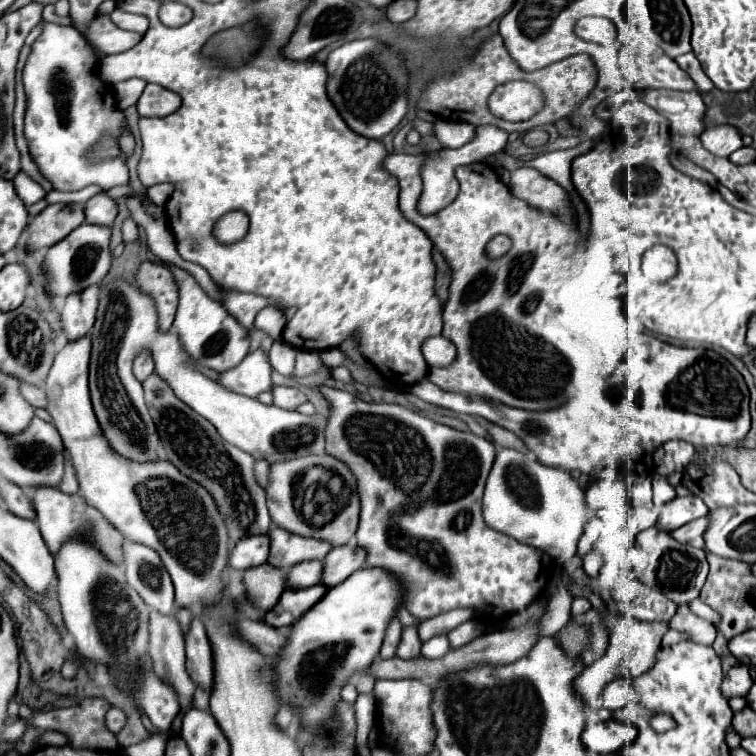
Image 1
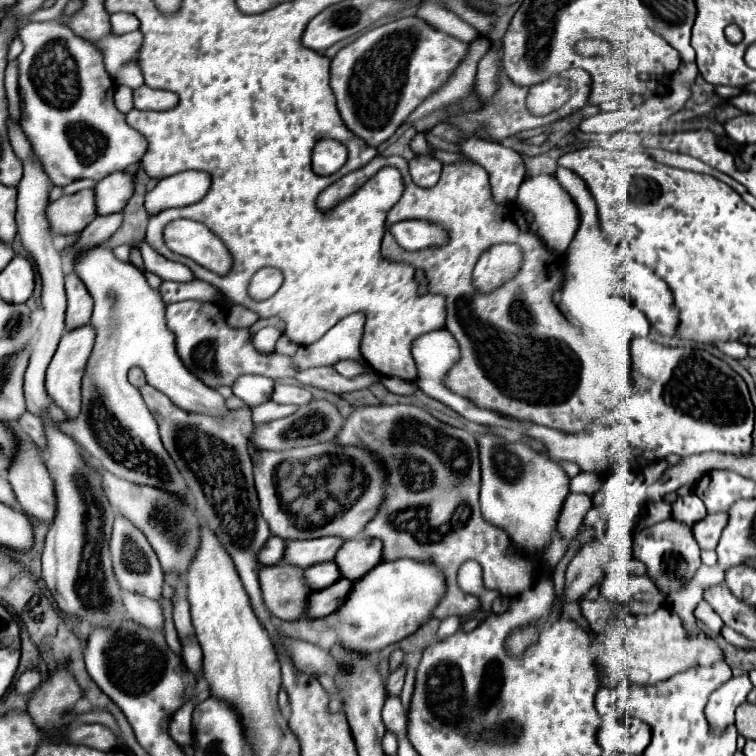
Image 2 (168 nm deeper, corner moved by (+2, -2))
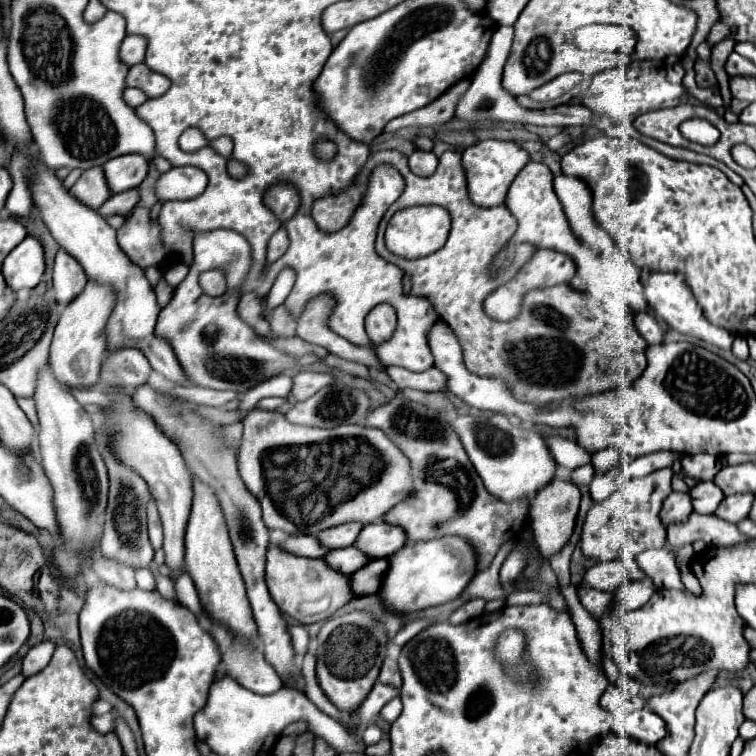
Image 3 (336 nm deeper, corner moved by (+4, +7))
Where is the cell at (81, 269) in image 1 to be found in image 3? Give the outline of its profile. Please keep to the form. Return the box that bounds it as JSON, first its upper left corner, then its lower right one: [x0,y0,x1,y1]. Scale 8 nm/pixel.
[98,189,138,217]

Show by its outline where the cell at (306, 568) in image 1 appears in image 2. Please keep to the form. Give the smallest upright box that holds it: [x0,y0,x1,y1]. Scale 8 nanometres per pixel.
[304,562,342,590]

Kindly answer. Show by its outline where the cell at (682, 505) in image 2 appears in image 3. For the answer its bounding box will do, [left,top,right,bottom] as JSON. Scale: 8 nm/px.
[688,481,722,515]

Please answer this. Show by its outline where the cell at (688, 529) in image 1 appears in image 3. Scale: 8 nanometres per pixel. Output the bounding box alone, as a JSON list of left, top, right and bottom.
[714,493,754,523]

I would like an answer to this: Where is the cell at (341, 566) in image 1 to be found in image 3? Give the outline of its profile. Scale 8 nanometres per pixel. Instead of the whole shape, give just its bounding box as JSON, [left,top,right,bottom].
[354,521,406,559]

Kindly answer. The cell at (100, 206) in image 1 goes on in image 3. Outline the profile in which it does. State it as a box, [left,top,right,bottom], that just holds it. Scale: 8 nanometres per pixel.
[104,155,148,195]

